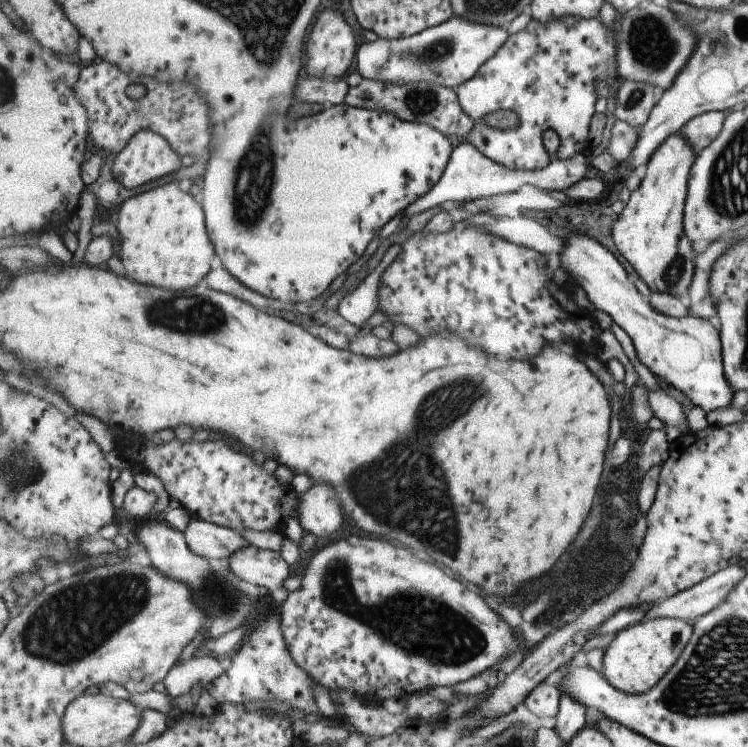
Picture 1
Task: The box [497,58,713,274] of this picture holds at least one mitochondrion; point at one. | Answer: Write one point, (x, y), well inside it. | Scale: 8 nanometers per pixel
(633, 100)

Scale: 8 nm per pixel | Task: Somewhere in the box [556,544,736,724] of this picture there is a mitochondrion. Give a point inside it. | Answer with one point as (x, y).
(675, 639)

